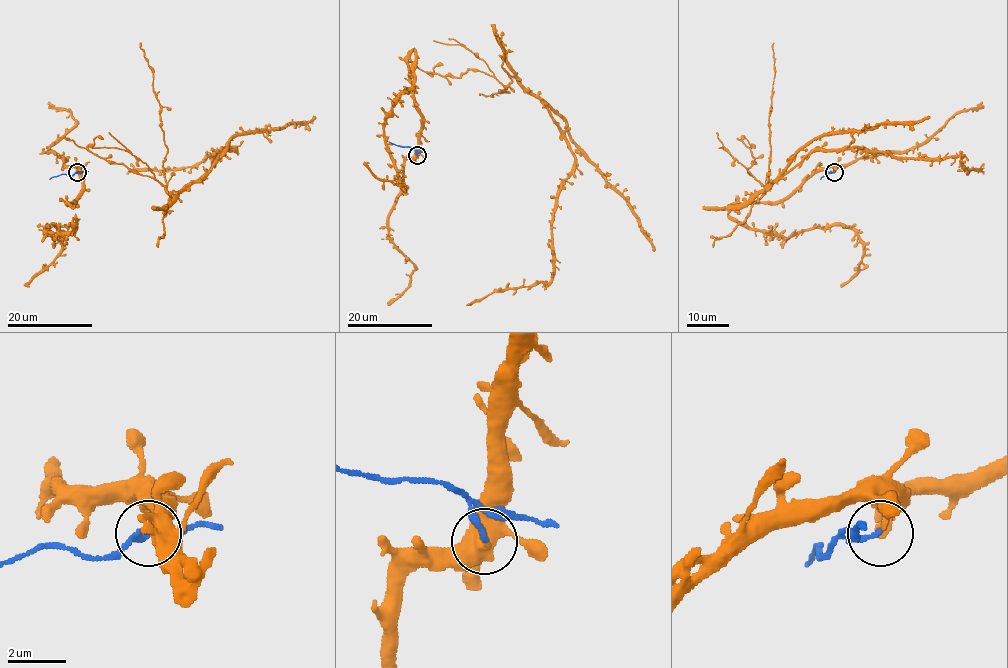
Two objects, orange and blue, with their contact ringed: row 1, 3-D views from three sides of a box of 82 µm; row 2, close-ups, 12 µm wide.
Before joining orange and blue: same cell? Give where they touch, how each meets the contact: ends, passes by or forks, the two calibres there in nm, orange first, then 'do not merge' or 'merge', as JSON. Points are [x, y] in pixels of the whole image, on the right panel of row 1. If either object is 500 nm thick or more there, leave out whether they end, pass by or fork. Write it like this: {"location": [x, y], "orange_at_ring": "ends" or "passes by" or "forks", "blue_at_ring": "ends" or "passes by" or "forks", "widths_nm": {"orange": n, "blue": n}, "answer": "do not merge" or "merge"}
{"location": [834, 172], "orange_at_ring": "ends", "blue_at_ring": "ends", "widths_nm": {"orange": 240, "blue": 180}, "answer": "do not merge"}

